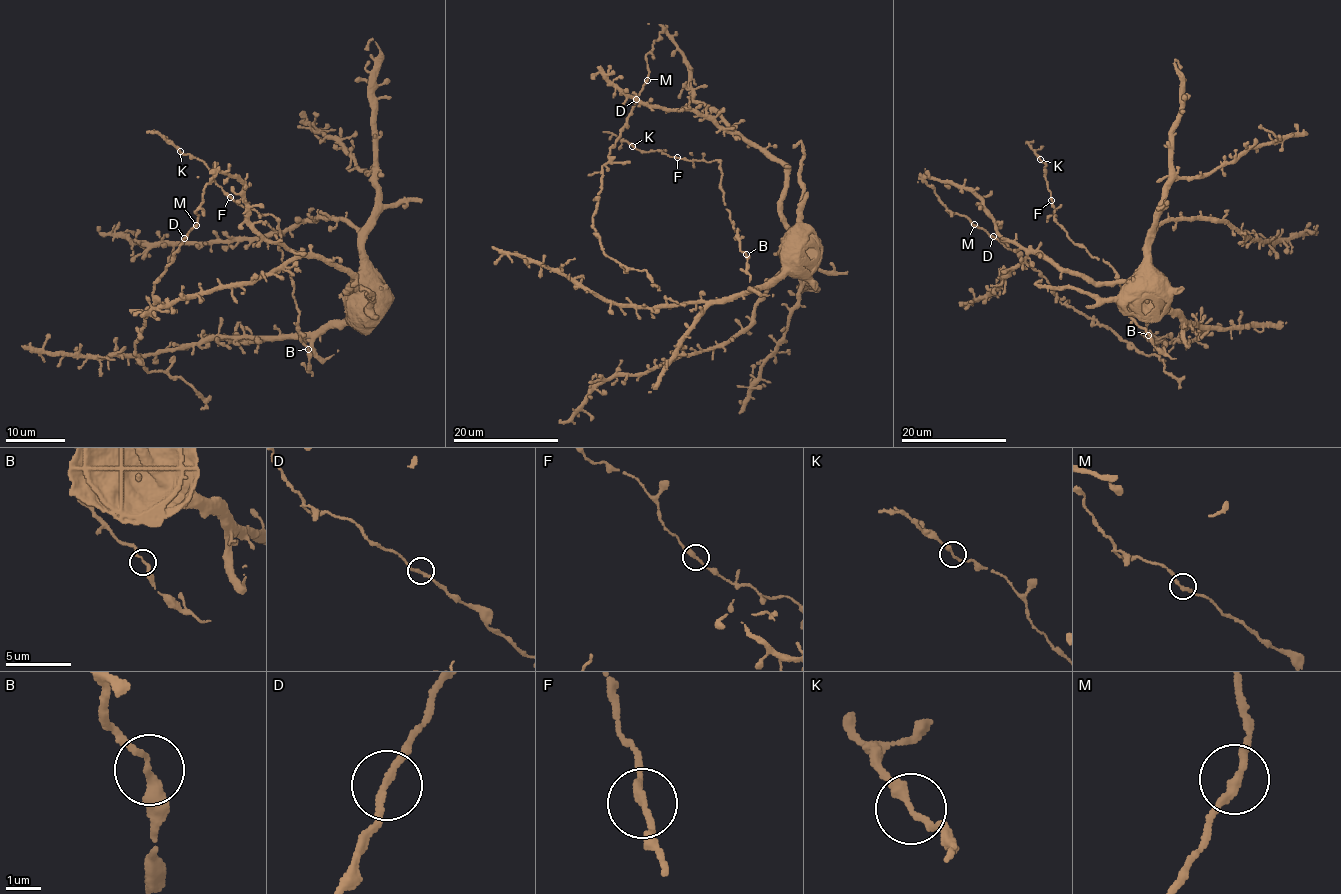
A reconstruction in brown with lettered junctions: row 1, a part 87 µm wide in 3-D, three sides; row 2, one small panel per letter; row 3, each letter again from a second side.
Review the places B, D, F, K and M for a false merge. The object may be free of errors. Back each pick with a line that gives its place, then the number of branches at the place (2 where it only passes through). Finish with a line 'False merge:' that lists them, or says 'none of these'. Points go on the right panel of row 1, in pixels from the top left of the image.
False merge: none of these

